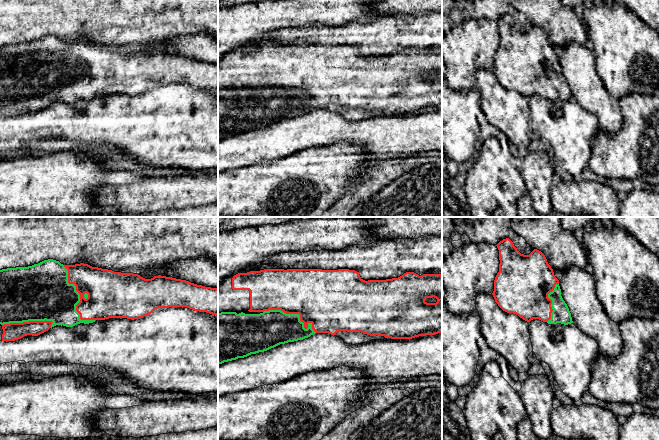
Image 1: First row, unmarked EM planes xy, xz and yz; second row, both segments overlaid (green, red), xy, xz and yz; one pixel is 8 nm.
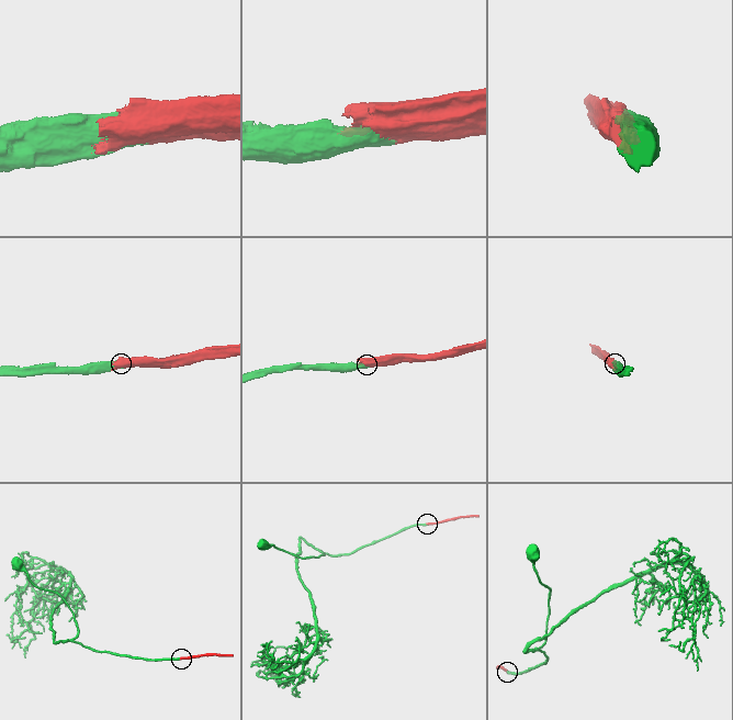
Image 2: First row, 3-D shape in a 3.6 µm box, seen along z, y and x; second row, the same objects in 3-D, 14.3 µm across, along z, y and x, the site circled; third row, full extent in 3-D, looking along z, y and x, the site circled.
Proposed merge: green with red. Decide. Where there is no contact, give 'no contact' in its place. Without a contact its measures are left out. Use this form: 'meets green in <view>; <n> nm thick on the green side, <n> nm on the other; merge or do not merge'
meets green in xy; 380 nm thick on the green side, 360 nm on the other; merge

